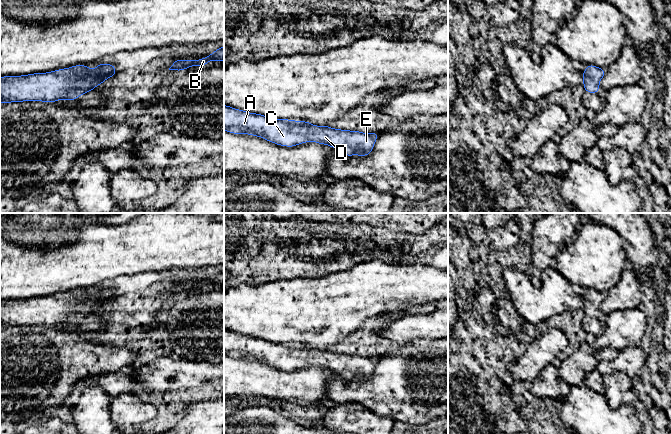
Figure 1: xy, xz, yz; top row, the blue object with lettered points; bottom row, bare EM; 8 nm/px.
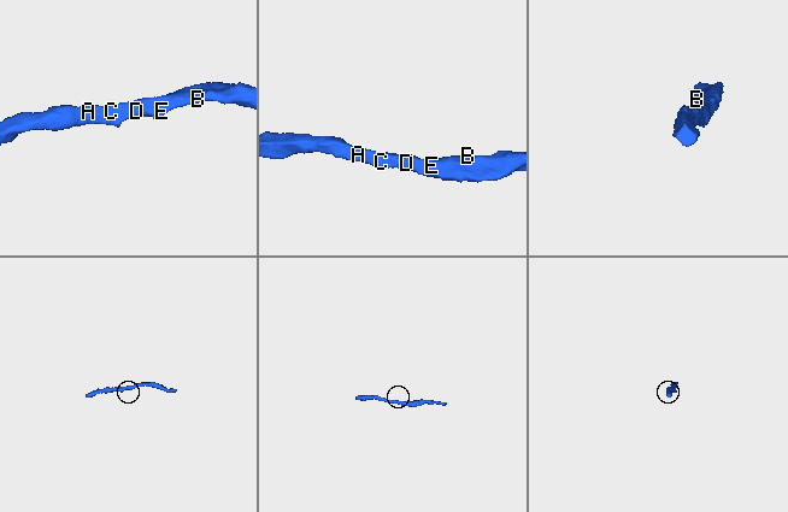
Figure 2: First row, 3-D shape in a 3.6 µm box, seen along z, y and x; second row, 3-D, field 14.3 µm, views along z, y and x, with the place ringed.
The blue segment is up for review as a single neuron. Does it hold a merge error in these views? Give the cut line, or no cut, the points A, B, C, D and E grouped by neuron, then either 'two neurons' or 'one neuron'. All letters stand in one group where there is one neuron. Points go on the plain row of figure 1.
cut none; groups A B C D E; one neuron

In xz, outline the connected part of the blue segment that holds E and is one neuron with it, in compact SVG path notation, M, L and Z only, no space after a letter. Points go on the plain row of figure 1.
M224 329L224 354L232 358L258 360L286 371L314 365L336 372L346 380L368 380L378 362L378 356L362 357L315 350L307 345L265 341L227 329Z

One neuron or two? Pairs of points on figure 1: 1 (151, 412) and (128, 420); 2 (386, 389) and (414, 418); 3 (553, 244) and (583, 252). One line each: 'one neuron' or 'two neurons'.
1: one neuron
2: one neuron
3: two neurons

